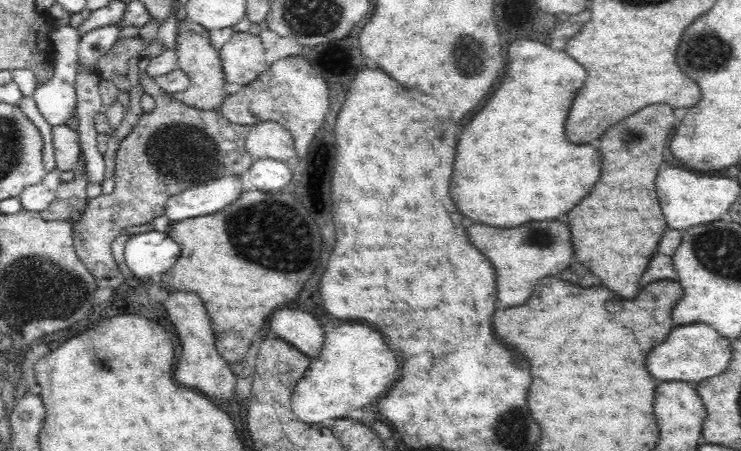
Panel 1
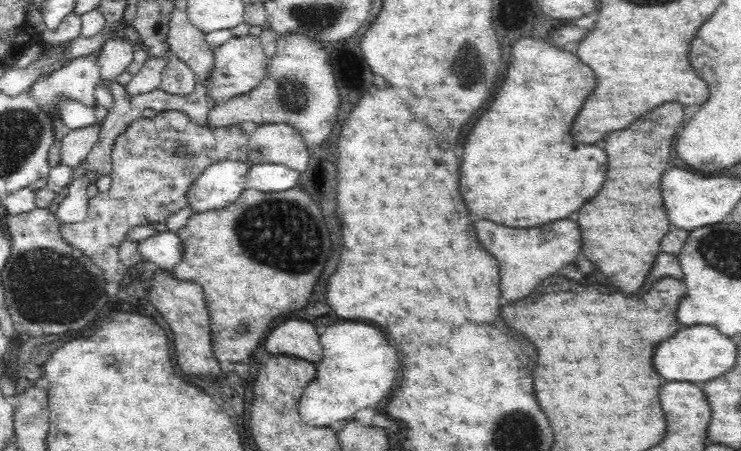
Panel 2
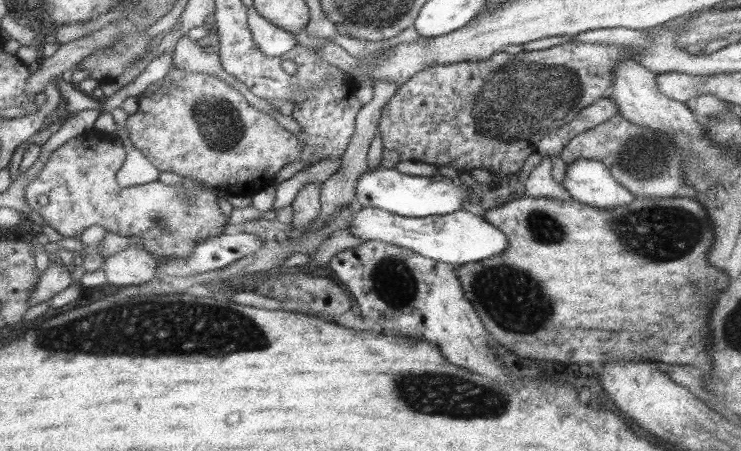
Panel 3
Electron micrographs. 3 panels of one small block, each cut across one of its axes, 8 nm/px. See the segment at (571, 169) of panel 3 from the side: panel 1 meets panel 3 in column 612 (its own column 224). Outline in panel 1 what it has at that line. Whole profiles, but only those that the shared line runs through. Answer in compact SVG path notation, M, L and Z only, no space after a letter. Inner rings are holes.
M216 177L204 186L190 188L181 194L171 196L166 202L162 216L174 224L198 216L212 215L237 200L240 195L240 177Z

